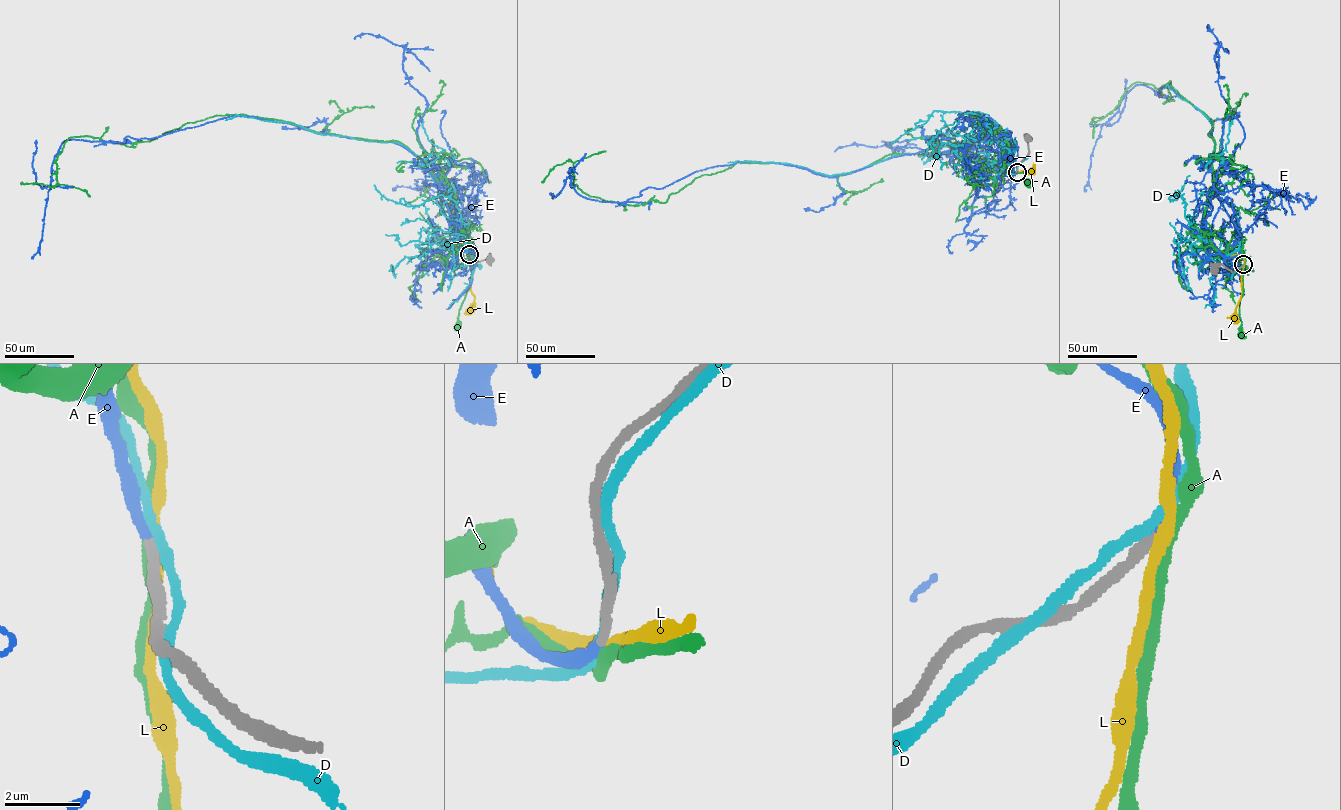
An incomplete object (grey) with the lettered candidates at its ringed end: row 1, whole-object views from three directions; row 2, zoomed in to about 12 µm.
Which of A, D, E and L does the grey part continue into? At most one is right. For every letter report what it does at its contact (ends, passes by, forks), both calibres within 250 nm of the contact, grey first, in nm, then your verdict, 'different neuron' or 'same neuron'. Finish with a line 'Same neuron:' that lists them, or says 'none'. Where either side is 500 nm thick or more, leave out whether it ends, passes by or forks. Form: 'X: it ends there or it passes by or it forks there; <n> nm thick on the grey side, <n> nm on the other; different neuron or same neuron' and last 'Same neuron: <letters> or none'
A: it passes by; 300 nm thick on the grey side, 280 nm on the other; different neuron
D: it passes by; 320 nm thick on the grey side, 240 nm on the other; different neuron
E: it ends there; 280 nm thick on the grey side, 300 nm on the other; same neuron
L: it passes by; 320 nm thick on the grey side, 280 nm on the other; different neuron
Same neuron: E

